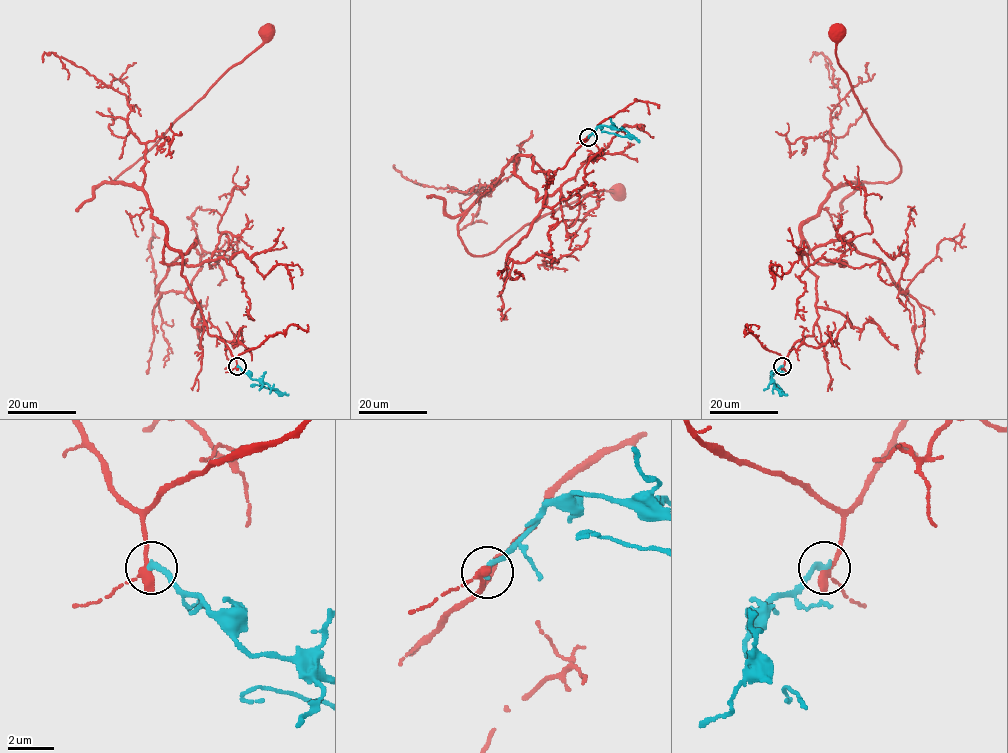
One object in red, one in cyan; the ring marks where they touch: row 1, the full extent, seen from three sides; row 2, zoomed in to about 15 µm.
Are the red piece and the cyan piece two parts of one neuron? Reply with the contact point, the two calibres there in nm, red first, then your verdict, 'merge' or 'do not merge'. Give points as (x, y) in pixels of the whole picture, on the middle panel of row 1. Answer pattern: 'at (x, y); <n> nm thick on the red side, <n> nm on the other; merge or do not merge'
at (588, 137); 320 nm thick on the red side, 240 nm on the other; do not merge

